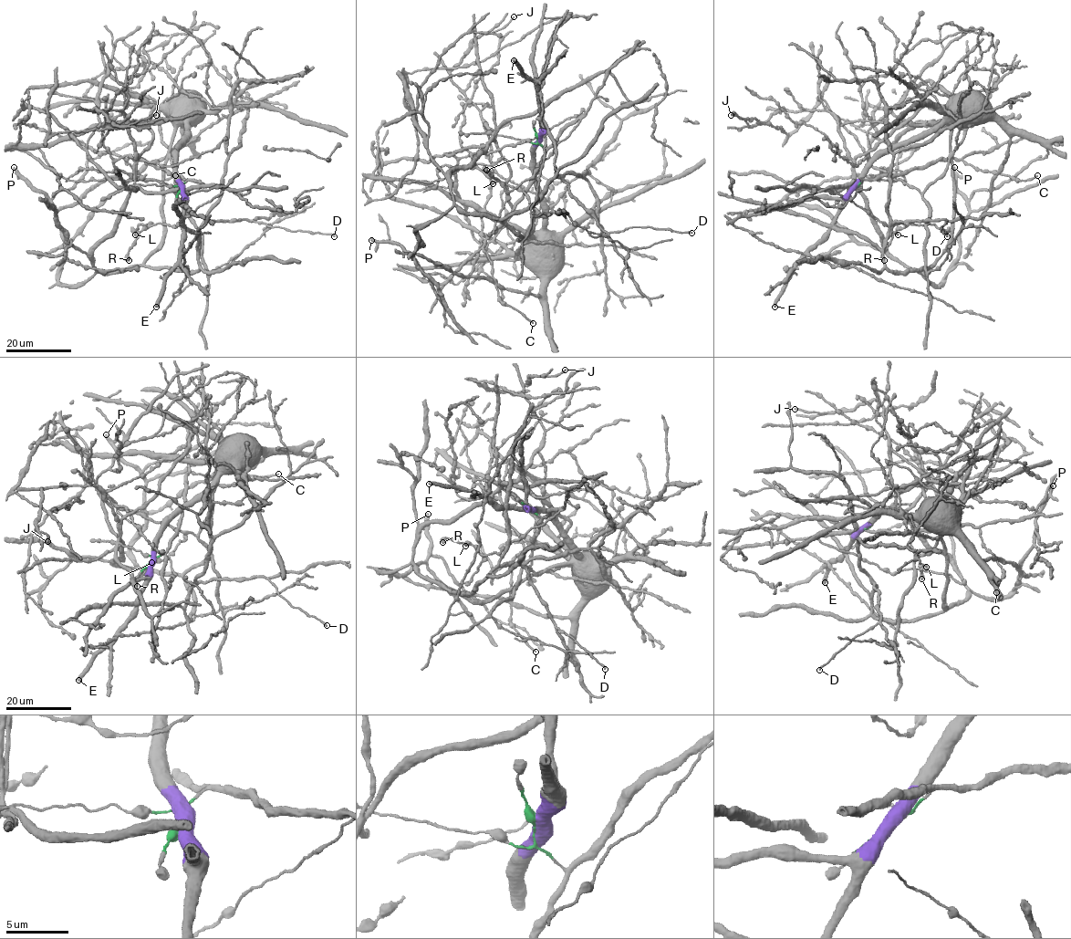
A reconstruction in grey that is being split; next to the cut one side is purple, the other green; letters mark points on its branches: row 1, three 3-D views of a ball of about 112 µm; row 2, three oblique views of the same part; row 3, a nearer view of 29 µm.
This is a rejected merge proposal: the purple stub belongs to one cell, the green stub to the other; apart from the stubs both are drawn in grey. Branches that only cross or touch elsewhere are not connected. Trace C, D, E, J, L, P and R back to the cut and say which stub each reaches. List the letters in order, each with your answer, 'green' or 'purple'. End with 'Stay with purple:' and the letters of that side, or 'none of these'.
C: green
D: purple
E: purple
J: purple
L: green
P: purple
R: green
Stay with purple: D, E, J, P

